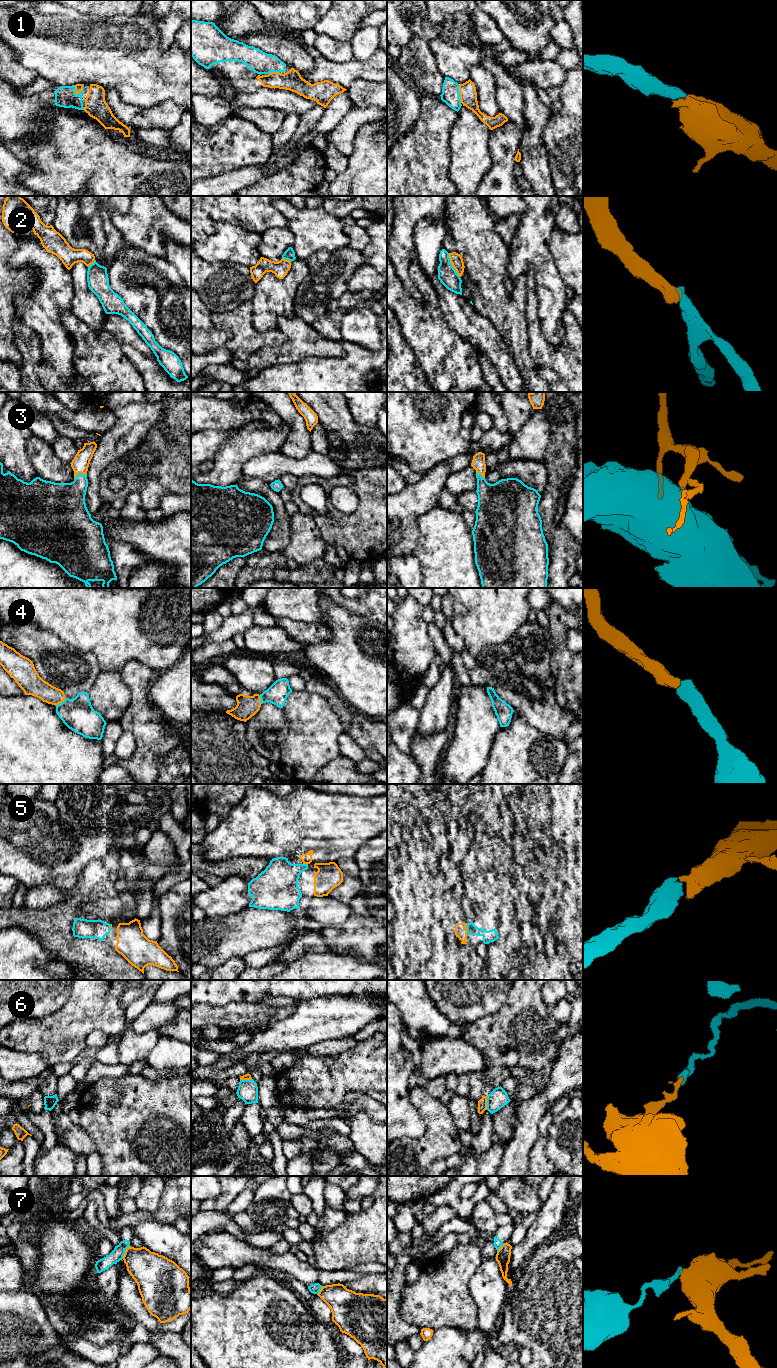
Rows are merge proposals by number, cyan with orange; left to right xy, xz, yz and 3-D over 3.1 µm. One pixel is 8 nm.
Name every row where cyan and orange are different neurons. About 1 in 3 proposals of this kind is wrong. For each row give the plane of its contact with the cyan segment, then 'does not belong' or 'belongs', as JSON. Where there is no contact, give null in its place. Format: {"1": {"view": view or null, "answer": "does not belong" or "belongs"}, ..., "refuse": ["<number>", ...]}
{"1": {"view": "xy", "answer": "belongs"}, "2": {"view": "yz", "answer": "belongs"}, "3": {"view": "xy", "answer": "belongs"}, "4": {"view": "xy", "answer": "belongs"}, "5": {"view": "yz", "answer": "belongs"}, "6": {"view": "yz", "answer": "does not belong"}, "7": {"view": "xy", "answer": "does not belong"}, "refuse": ["6", "7"]}

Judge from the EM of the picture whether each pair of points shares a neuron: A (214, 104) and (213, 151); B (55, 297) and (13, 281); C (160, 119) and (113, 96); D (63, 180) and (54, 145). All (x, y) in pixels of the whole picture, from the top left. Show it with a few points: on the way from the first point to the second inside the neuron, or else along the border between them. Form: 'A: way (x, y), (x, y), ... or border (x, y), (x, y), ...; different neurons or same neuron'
A: border (233, 114), (211, 126), (201, 125); different neurons
B: border (23, 268), (31, 288), (15, 296), (17, 307); different neurons
C: way (148, 118), (134, 117), (122, 108); same neuron
D: way (63, 171), (63, 154); same neuron

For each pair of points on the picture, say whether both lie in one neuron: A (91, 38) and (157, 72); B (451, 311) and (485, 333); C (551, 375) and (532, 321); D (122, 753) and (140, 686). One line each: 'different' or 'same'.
A: same
B: same
C: different
D: different

